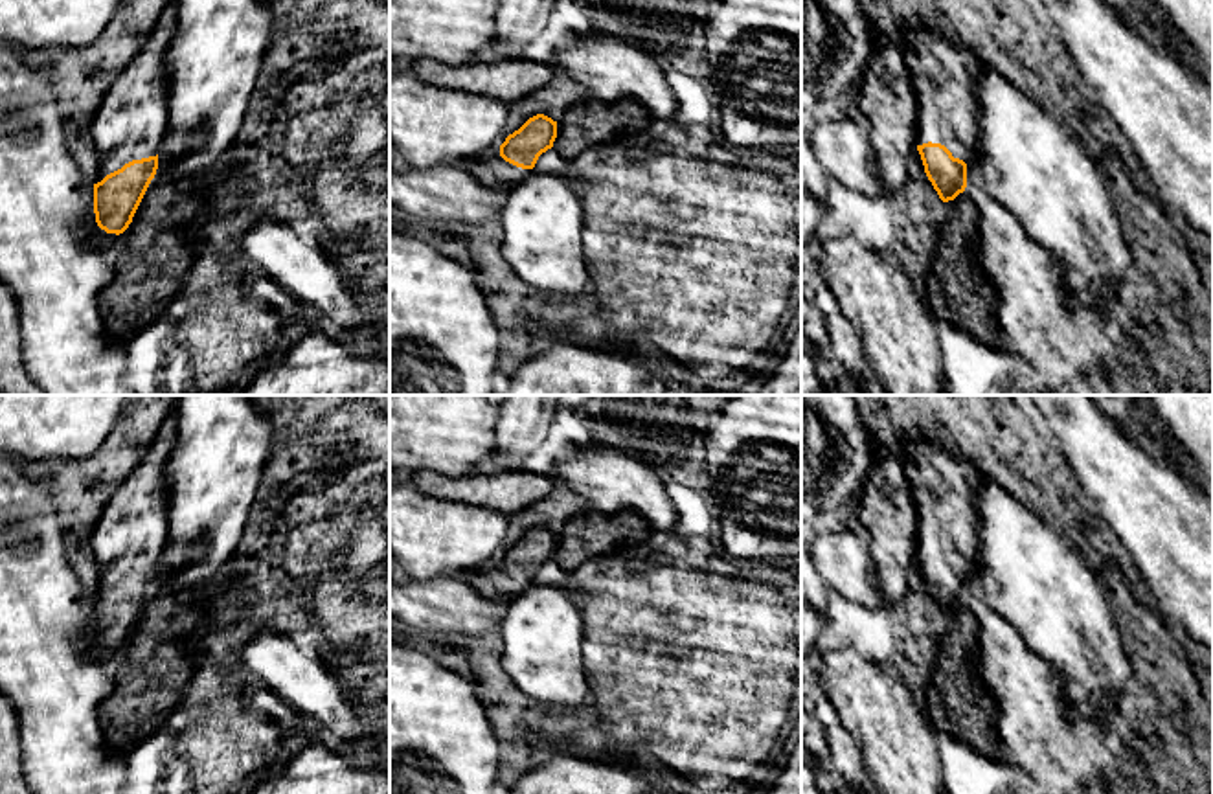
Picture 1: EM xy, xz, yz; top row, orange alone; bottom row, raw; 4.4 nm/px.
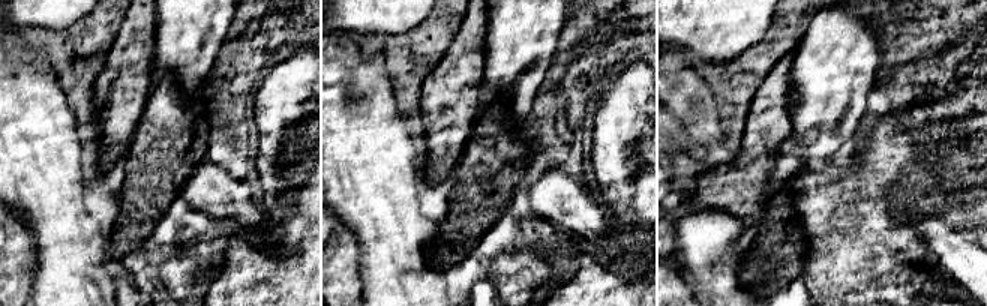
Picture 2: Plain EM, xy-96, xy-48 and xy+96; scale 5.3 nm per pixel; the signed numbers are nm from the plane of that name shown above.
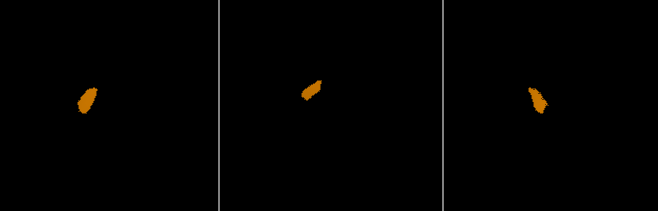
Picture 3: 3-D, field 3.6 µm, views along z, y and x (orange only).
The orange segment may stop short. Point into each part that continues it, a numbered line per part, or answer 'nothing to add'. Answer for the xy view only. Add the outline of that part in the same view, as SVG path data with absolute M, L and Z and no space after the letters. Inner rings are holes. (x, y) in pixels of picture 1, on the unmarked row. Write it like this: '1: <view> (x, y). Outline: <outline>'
1: xy (131, 535). Outline: M171 408L145 458L103 507L90 537L99 566L97 594L132 572L158 566L169 540L165 469L175 441Z
2: xy (100, 647). Outline: M96 625L92 630L92 656L99 662L99 658L107 652L110 652L112 649L116 649L116 645L107 645L105 641L101 641L96 634Z

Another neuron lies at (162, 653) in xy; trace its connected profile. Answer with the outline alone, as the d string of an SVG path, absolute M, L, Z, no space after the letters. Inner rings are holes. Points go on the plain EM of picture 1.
M167 577L151 592L129 640L125 667L99 706L103 737L136 746L151 737L180 706L206 652L211 630L200 603L182 603Z

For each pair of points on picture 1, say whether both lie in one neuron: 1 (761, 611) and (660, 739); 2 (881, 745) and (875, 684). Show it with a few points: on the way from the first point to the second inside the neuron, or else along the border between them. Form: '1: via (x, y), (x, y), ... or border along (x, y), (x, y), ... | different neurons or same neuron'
1: via (730, 642), (715, 658), (715, 684), (691, 708) | same neuron
2: via (881, 730), (881, 712), (875, 699) | same neuron

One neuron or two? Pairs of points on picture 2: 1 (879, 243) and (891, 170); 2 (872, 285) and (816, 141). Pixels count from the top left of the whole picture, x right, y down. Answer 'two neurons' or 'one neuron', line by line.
1: one neuron
2: two neurons

